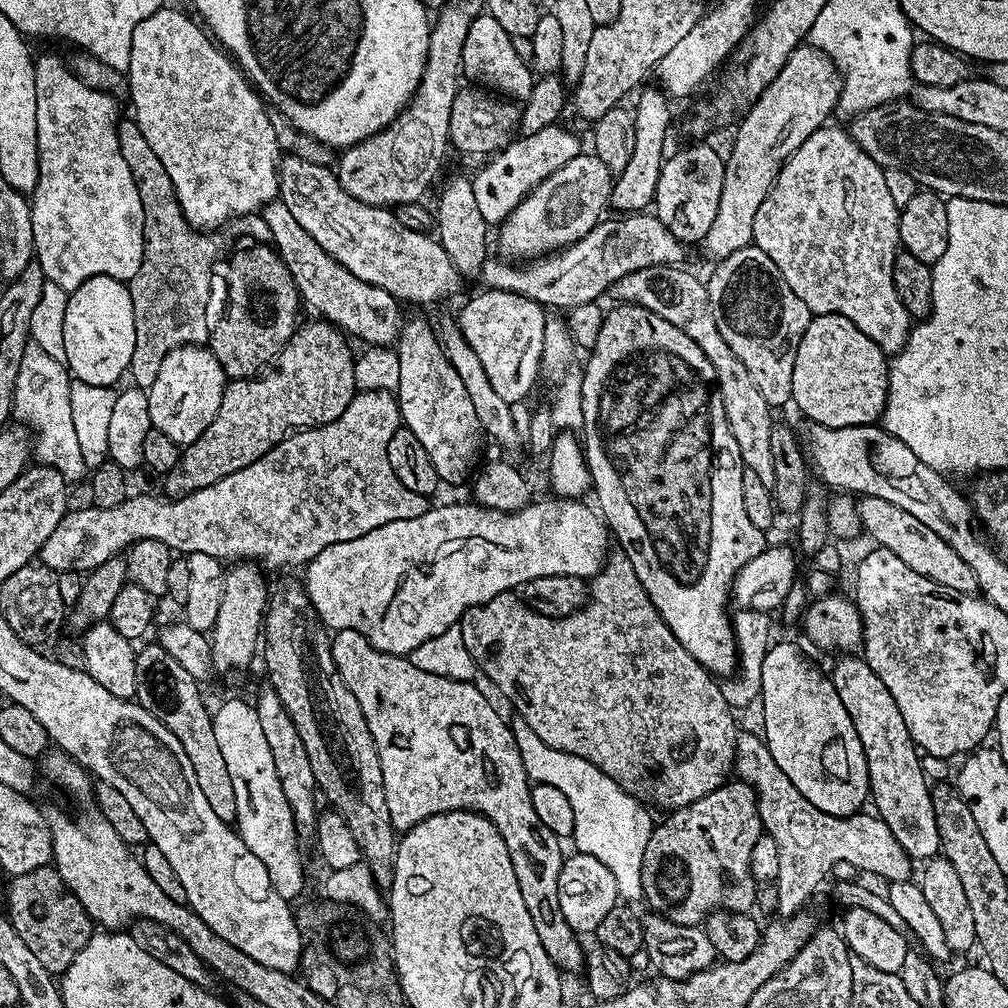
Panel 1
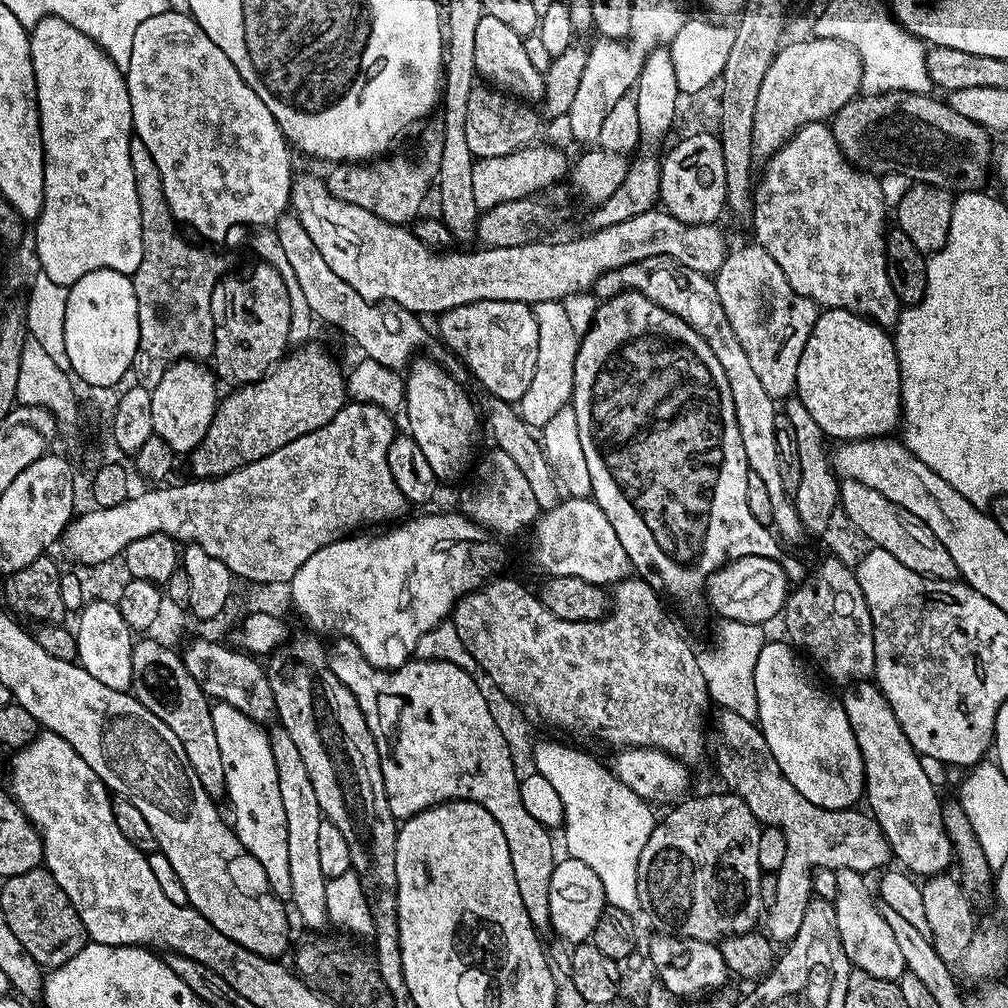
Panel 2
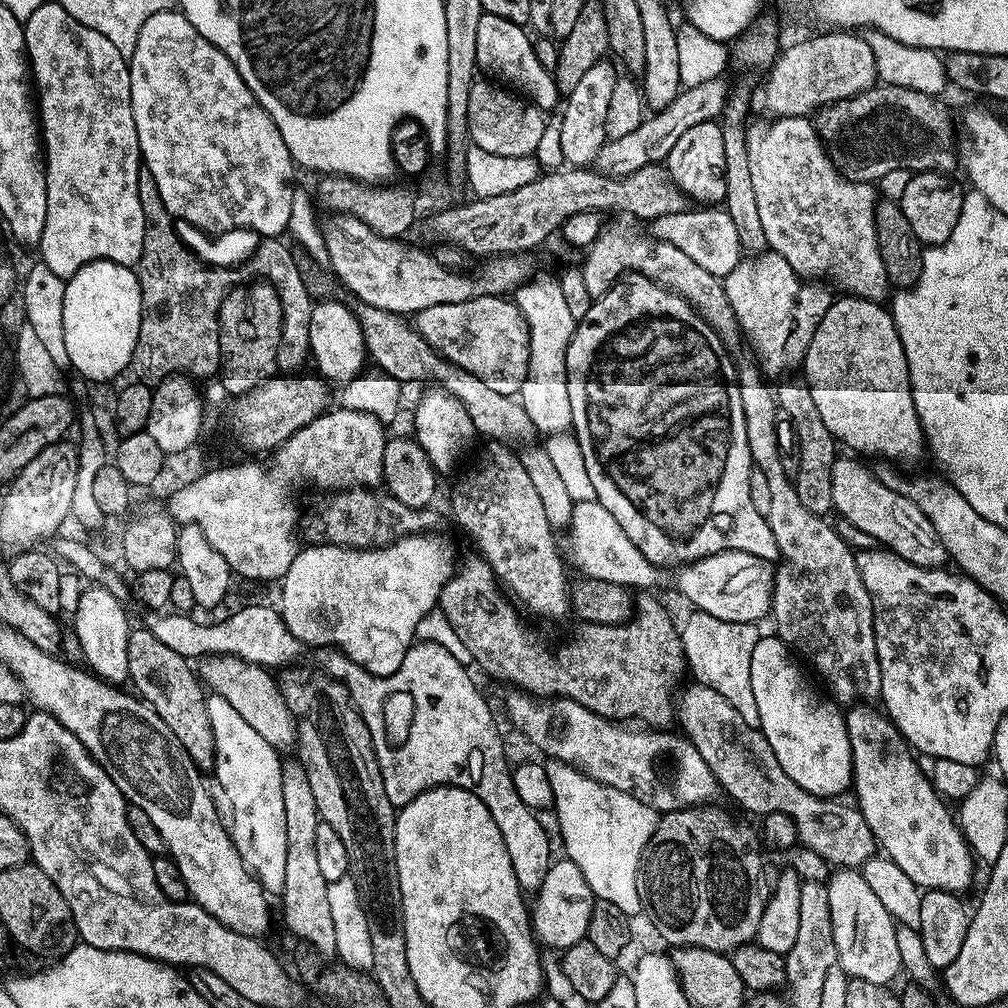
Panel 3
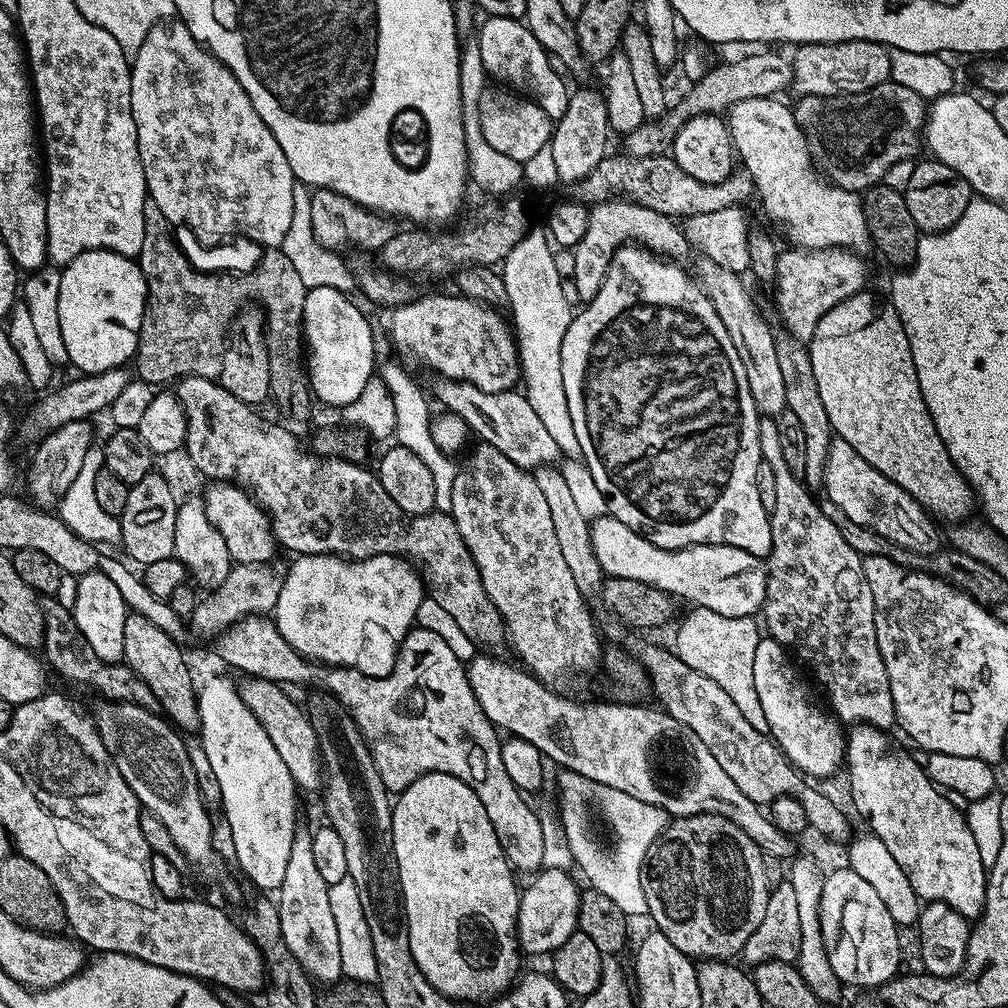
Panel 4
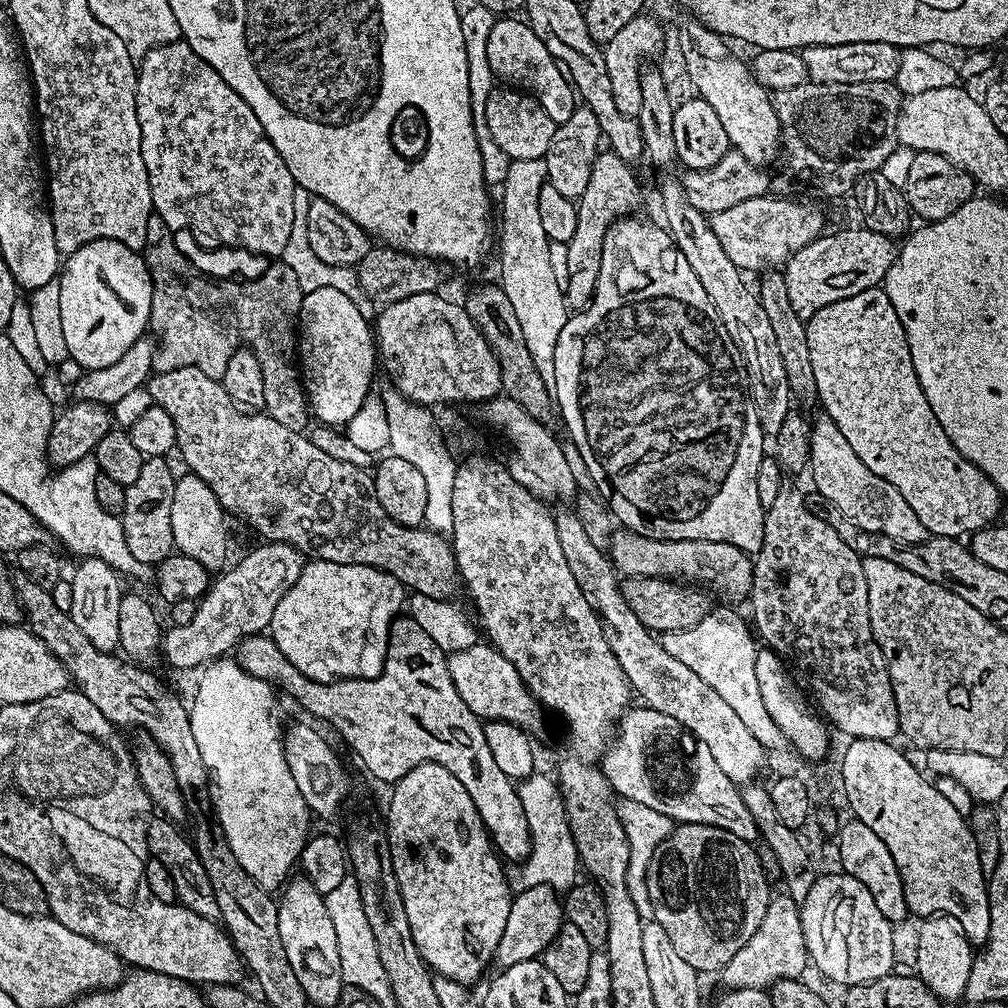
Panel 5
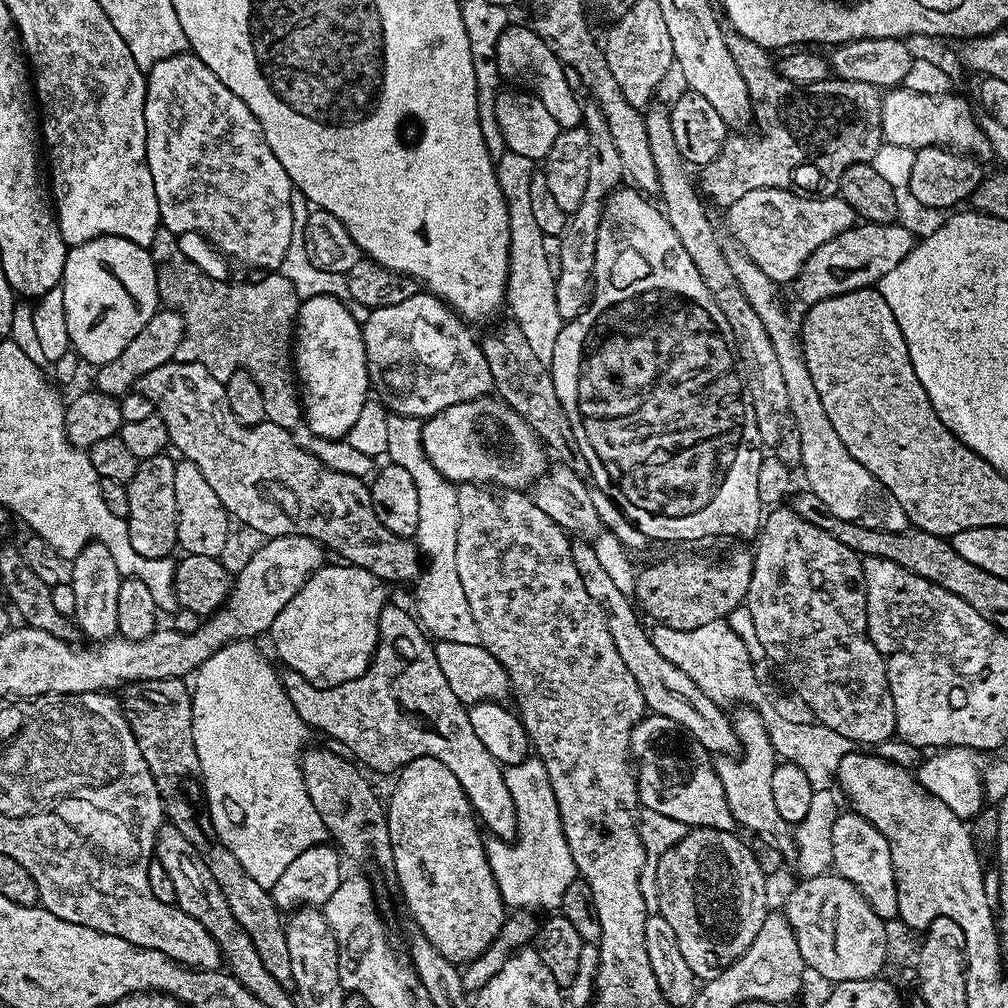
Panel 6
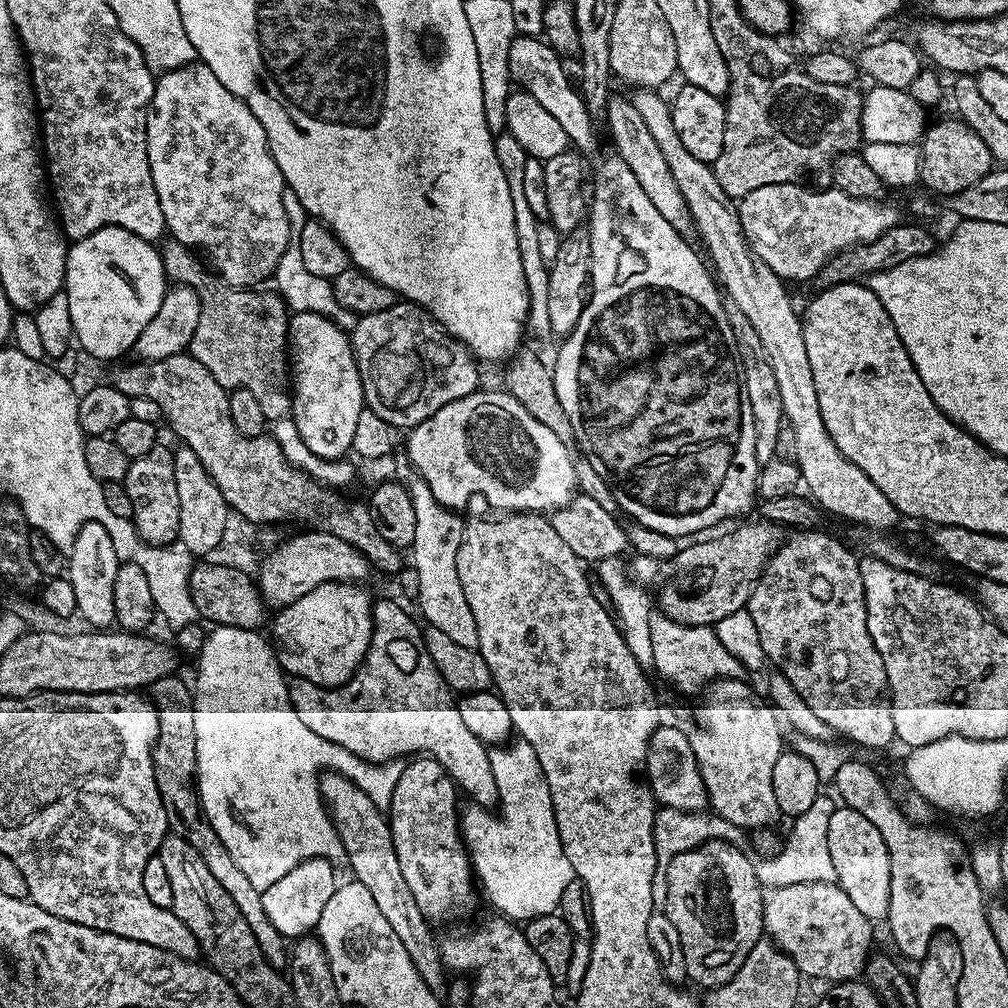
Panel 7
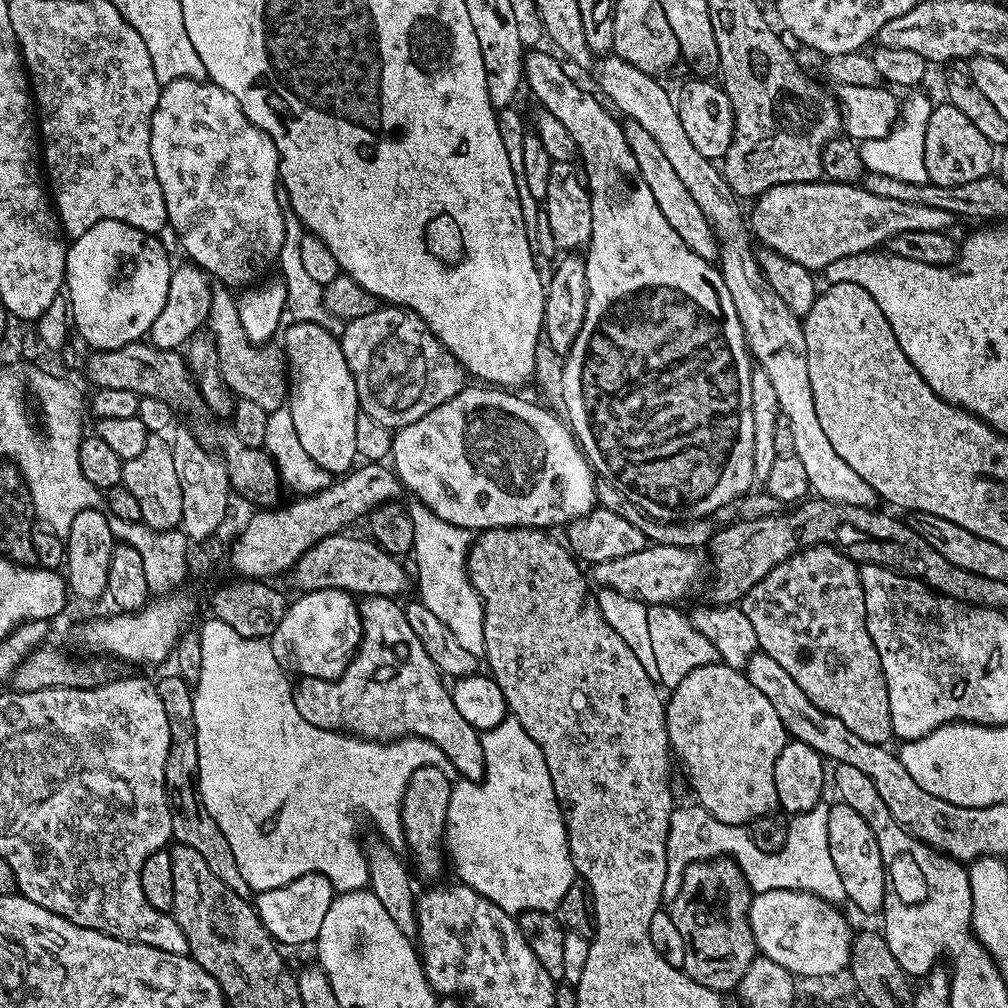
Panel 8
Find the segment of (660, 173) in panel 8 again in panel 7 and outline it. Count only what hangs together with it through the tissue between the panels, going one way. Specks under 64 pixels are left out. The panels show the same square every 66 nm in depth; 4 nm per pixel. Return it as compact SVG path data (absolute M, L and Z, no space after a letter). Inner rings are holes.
M609 95L607 124L608 132L612 135L612 144L616 147L613 148L615 153L626 162L626 166L630 166L634 178L638 178L638 186L646 190L646 195L650 198L650 202L654 202L658 214L662 214L662 218L666 218L666 222L670 222L670 226L674 226L674 230L678 230L680 236L691 237L694 232L692 211L682 198L682 190L678 190L678 182L674 182L674 174L670 174L670 166L666 166L666 158L662 158L662 149L658 147L658 142L654 142L646 122L642 119L642 114L634 110L632 101L627 95Z

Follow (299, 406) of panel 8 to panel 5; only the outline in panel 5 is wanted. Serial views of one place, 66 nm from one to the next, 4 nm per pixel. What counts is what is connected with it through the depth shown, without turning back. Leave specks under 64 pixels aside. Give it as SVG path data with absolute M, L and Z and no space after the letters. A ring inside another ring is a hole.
M332 287L316 288L305 293L298 321L298 360L313 417L333 428L347 424L370 396L372 376L378 362L373 329L348 296Z

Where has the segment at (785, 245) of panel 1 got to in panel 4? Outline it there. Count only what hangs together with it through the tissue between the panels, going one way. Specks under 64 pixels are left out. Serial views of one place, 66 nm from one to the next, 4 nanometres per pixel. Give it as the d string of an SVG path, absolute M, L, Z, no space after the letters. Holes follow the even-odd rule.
M771 96L746 98L732 105L726 113L728 132L732 135L732 147L735 155L742 163L743 171L752 180L755 195L760 196L760 204L764 212L776 224L781 224L788 231L795 247L800 250L815 250L817 248L842 248L856 250L859 244L868 244L870 237L866 218L864 217L864 202L857 193L840 188L831 183L827 176L821 174L808 150L808 143L802 130L796 125L796 113L791 107L783 104L783 99Z

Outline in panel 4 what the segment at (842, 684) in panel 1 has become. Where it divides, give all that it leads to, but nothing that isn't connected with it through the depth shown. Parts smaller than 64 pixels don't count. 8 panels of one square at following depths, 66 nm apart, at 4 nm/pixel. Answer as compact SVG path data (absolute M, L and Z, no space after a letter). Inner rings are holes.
M854 724L846 732L846 770L848 768L848 788L852 791L852 804L856 807L856 812L868 823L867 831L873 836L877 836L890 850L890 855L894 857L894 862L902 866L906 878L910 878L910 886L914 886L917 896L921 901L931 902L937 900L962 914L966 918L976 918L984 911L984 895L988 885L988 872L985 869L981 856L978 854L978 845L974 842L974 834L970 834L970 826L965 813L961 809L954 807L947 795L940 788L932 783L932 780L925 772L925 765L919 760L916 761L904 748L899 748L894 741L888 737L889 733L882 728L875 728L869 724Z

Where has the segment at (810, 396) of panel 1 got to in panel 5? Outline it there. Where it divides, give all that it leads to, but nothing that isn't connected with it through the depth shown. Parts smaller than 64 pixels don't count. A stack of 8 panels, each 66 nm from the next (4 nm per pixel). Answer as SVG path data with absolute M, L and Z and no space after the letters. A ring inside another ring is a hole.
M883 287L822 306L822 310L806 321L804 329L806 346L810 346L810 366L814 366L819 407L834 418L834 426L842 430L854 454L858 454L878 478L886 478L886 482L906 498L910 510L918 514L918 522L926 526L929 534L964 538L980 528L995 525L1002 507L998 486L994 486L978 466L962 458L954 442L946 438L946 430L938 426L934 410L930 410L930 402L926 402L926 394L918 382L918 374L914 374L906 330L902 330L902 322L898 322L898 314Z

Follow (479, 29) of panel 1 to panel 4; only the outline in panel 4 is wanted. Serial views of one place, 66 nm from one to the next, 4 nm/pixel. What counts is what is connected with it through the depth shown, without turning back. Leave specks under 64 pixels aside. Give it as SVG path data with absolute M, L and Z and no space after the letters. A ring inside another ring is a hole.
M488 16L485 21L484 25L479 25L480 37L475 37L474 42L478 50L482 50L482 66L489 77L519 95L534 100L538 107L546 110L553 122L560 120L562 114L566 114L570 87L560 77L561 69L554 63L553 57L540 45L538 38L534 38L523 19Z

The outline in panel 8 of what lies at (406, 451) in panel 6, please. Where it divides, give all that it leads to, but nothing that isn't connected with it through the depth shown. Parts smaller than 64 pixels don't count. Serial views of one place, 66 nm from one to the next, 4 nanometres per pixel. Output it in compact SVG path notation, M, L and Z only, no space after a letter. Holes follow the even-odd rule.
M412 500L410 502L407 503L406 507L414 525L414 542L416 543L414 549L414 557L416 556L414 580L418 588L420 584L419 603L424 604L426 610L433 612L452 631L455 640L465 647L470 654L474 654L477 658L483 657L485 650L484 607L480 601L480 596L474 590L472 580L468 576L468 549L472 546L473 533L467 528L454 526L450 522L438 518L438 514L431 512L420 501Z

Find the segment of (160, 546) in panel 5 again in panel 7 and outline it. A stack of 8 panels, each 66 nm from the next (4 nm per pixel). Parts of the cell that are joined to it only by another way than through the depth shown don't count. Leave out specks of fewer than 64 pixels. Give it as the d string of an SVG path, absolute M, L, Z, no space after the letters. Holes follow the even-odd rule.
M157 446L146 454L135 457L128 465L128 473L122 481L126 494L130 494L132 524L147 544L170 544L180 535L180 507L178 506L178 482L174 470L174 452L170 447Z

